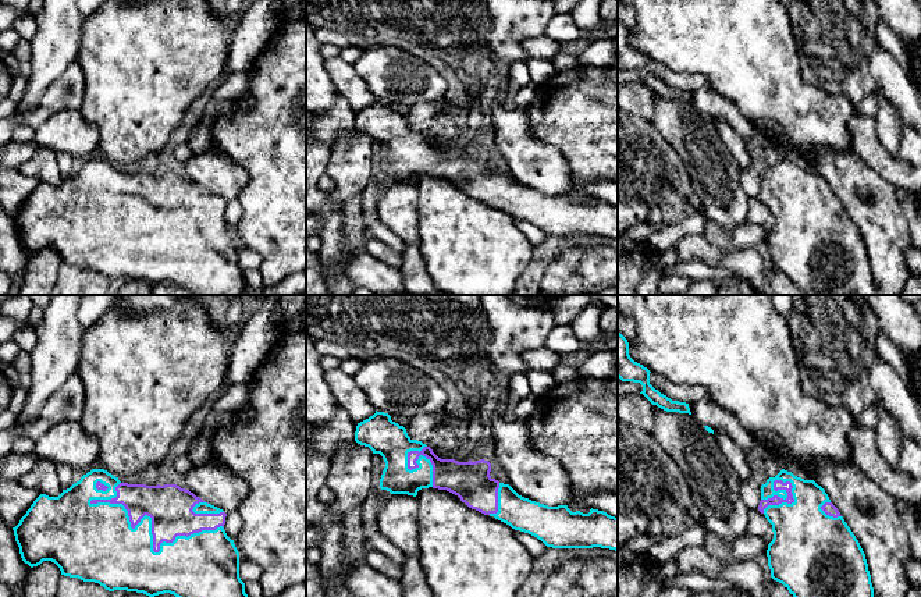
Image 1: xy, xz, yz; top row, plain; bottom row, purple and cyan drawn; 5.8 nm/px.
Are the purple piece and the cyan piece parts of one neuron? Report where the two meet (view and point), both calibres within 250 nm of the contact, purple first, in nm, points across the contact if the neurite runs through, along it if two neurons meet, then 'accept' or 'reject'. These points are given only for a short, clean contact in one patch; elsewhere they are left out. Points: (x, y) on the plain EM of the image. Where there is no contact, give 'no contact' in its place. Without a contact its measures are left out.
xy (152, 221) | 260/380 nm | accept

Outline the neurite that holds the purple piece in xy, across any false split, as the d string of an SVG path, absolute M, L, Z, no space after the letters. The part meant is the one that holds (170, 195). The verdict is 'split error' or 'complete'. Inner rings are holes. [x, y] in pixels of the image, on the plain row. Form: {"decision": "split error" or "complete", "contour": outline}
{"decision": "split error", "contour": "M92 157L58 185L40 182L13 218L21 246L31 256L51 249L61 263L99 271L109 280L136 280L150 287L170 281L198 295L242 295L248 282L239 266L239 241L224 218L225 205L177 173L128 173L104 157Z"}

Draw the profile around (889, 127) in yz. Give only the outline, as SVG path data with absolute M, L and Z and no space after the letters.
M878 90L876 97L878 97L878 113L875 116L876 135L882 146L888 150L888 153L892 157L897 157L903 131L900 114L895 109L895 106Z

